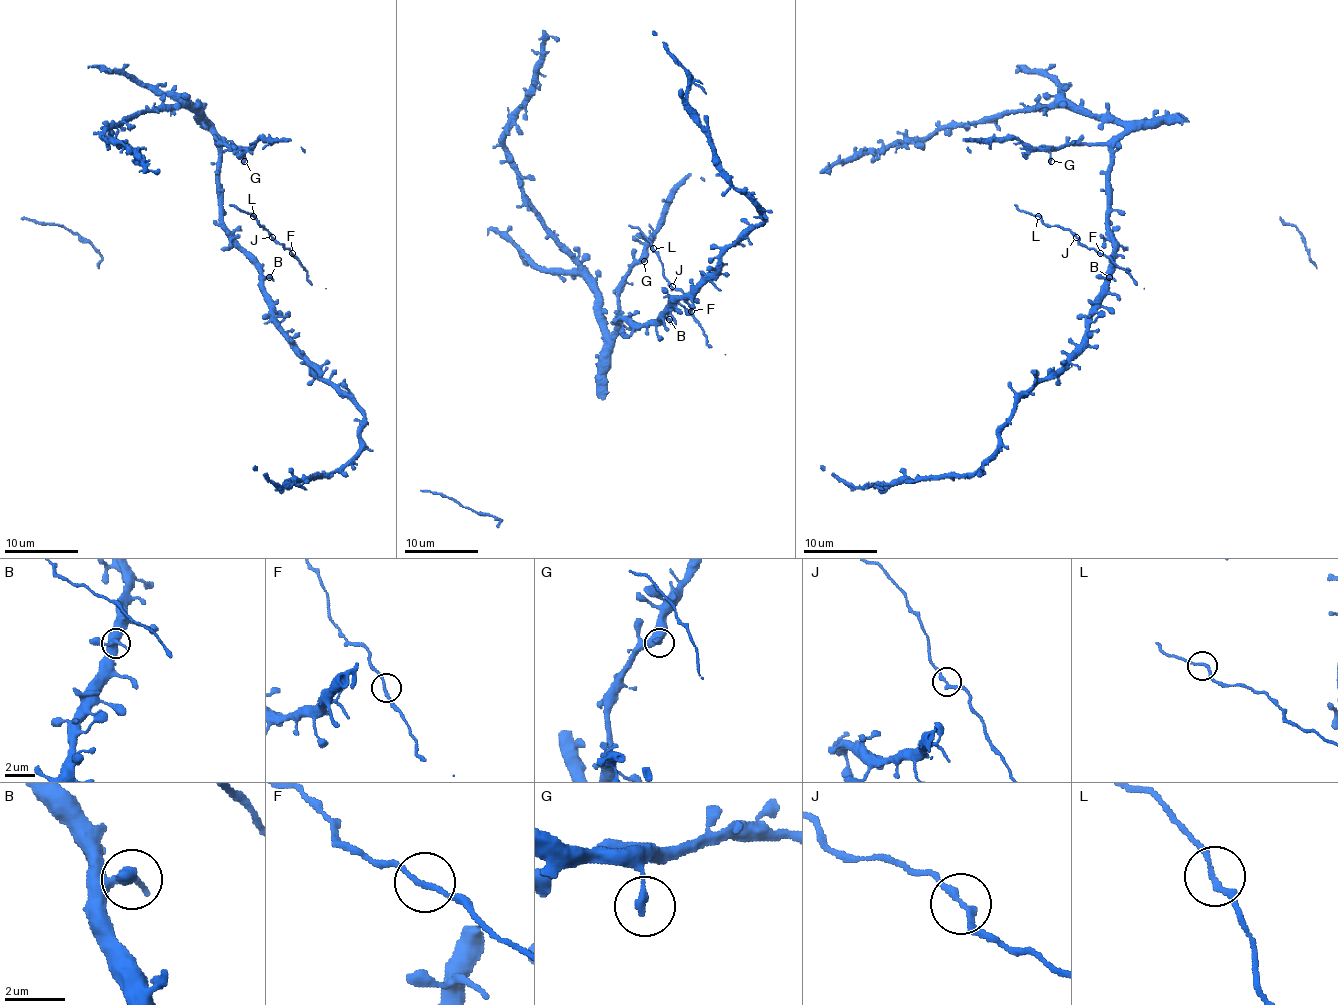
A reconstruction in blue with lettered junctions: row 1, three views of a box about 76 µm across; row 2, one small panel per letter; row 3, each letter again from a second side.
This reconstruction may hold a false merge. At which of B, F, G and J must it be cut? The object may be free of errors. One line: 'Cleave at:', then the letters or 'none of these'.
Cleave at: none of these

